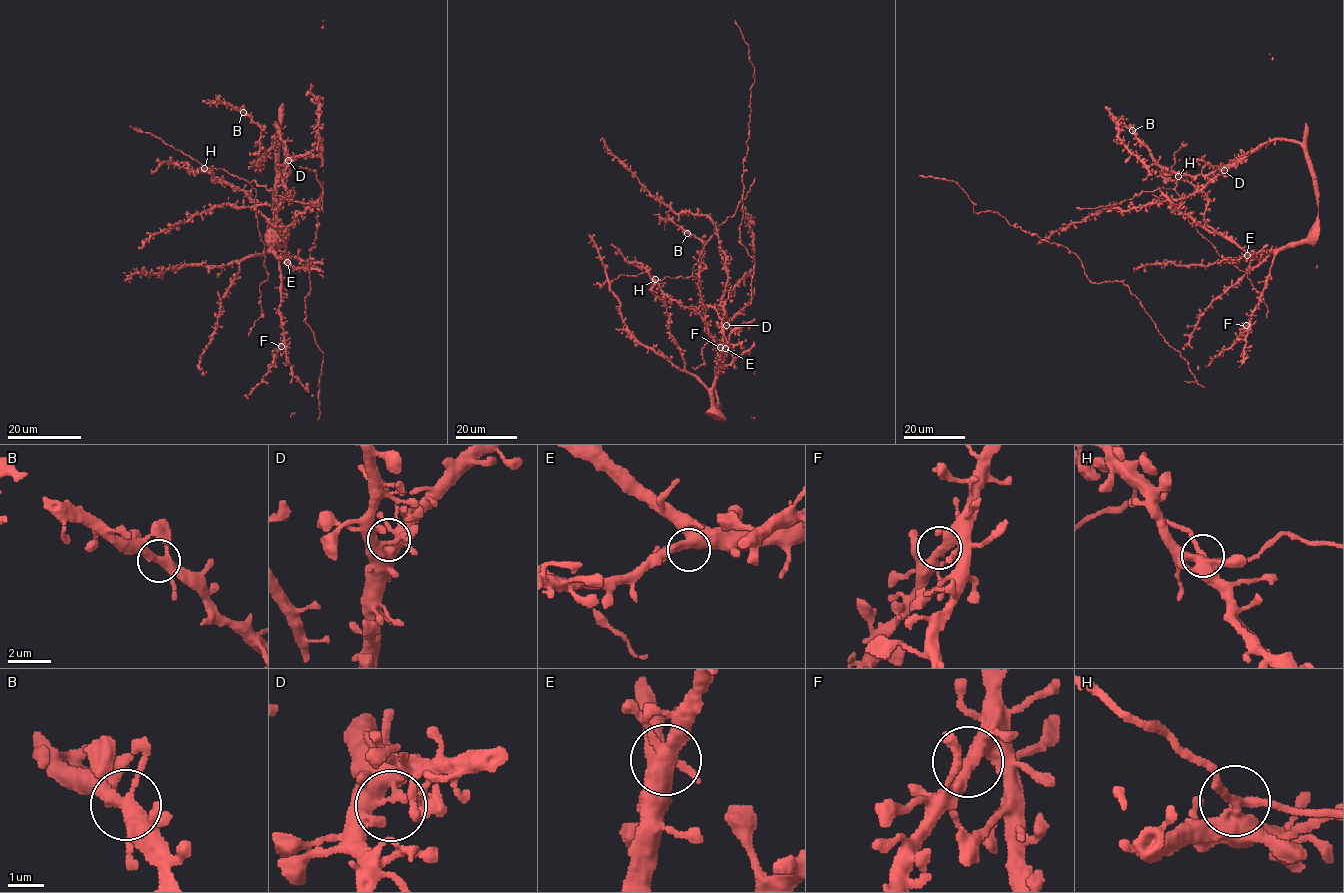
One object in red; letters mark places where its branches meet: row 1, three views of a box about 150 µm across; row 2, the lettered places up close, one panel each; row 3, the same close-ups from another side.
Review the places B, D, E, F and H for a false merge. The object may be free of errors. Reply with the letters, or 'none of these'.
none of these

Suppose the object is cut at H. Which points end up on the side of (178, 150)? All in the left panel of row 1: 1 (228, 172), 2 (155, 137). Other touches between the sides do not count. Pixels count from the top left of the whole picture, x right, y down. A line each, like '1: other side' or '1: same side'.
1: same side
2: same side

